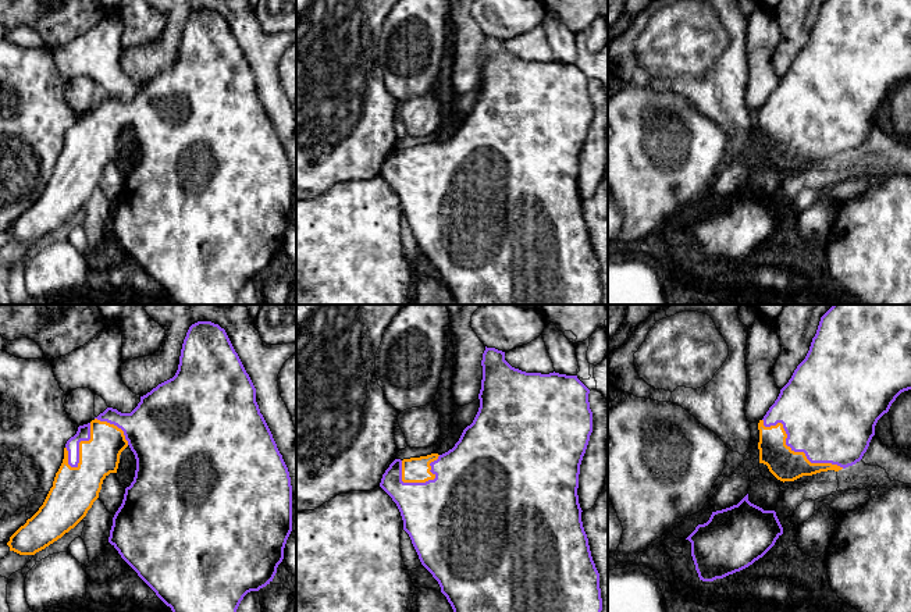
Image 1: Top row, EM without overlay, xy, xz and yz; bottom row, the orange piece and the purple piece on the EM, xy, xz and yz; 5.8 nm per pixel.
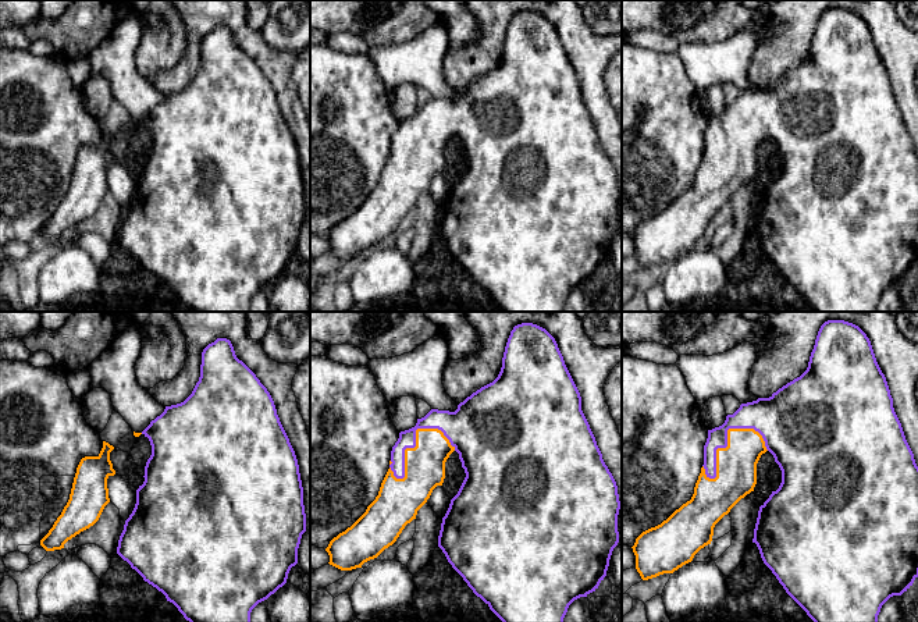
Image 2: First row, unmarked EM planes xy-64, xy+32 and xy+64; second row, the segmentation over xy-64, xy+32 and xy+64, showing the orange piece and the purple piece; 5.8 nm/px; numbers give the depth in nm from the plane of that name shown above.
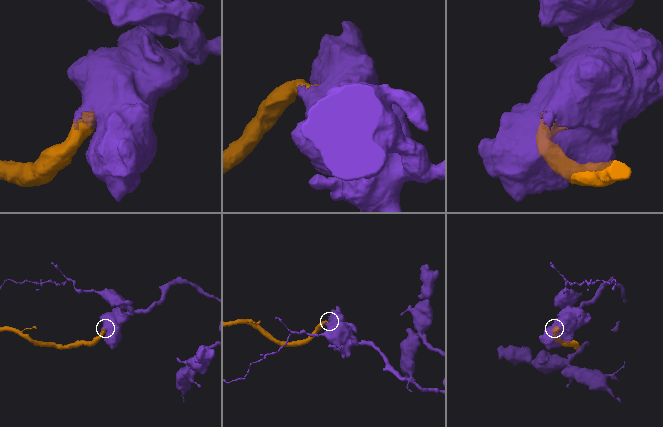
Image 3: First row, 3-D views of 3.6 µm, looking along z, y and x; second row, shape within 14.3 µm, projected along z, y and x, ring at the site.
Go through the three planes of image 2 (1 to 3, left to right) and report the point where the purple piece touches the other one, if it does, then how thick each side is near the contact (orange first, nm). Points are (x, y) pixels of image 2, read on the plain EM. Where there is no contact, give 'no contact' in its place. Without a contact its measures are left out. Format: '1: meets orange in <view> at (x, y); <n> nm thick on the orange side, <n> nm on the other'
1: no contact
2: meets orange in xy+32 at (416, 131); 240 nm thick on the orange side, 170 nm on the other
3: meets orange in xy+64 at (728, 127); 240 nm thick on the orange side, 200 nm on the other

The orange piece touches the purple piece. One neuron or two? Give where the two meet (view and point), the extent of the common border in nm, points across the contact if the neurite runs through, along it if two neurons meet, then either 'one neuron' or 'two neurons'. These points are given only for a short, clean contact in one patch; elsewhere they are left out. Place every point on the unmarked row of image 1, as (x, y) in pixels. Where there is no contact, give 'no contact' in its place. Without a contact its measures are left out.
meets orange in yz at (793, 139); contact 550 nm long; one neuron

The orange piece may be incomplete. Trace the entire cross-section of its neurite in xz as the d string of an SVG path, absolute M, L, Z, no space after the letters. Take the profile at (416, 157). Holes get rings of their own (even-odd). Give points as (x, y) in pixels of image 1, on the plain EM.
M485 35L481 54L480 96L473 111L463 118L455 135L442 143L431 142L403 149L395 147L382 163L380 175L396 192L403 209L403 218L409 223L421 253L438 270L441 281L451 292L455 305L601 305L599 261L583 216L583 199L577 184L580 153L592 121L590 78L577 64L555 60L549 63L526 61L515 57L505 49L505 40L495 36Z

